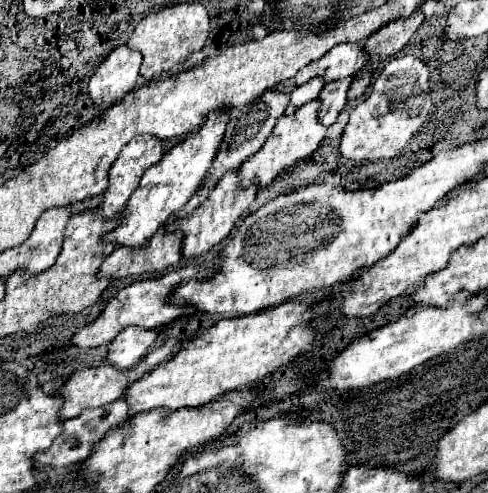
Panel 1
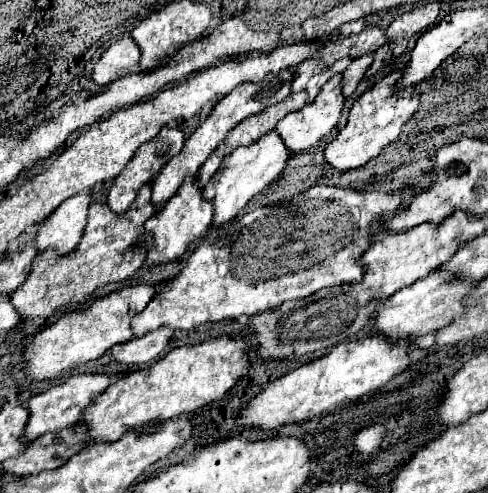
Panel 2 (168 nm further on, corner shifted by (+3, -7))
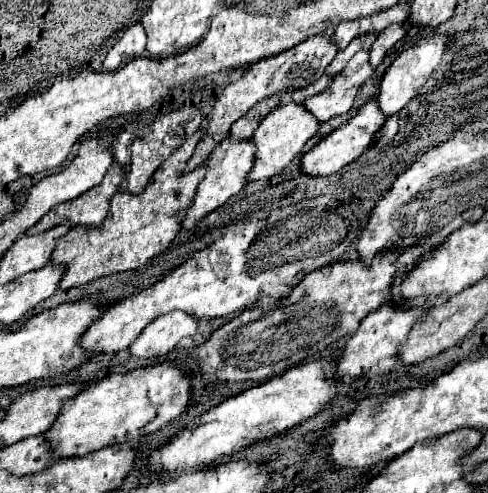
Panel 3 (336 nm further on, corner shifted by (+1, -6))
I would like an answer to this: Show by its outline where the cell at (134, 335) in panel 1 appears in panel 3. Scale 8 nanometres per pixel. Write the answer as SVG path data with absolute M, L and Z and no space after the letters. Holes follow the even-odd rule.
M185 311L167 313L145 327L139 339L129 347L133 357L161 357L167 355L183 337L193 337L197 319Z

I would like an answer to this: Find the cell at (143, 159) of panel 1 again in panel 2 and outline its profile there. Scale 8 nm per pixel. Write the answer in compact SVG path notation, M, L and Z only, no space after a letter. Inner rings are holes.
M165 126L165 128L161 128L161 132L153 140L141 144L139 150L133 154L133 158L129 160L129 164L123 168L121 176L117 176L117 180L113 182L113 186L109 190L107 206L111 208L111 212L125 214L125 210L133 204L139 188L145 186L153 176L157 176L161 164L165 164L167 160L171 160L173 156L177 156L177 152L183 148L183 140L185 140L185 136L183 136L181 128L177 128L177 126Z

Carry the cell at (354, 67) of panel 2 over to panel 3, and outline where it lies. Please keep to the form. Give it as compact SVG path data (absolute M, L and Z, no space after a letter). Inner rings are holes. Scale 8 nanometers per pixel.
M405 21L405 23L391 23L385 31L381 31L379 37L377 37L377 41L375 41L373 47L371 47L371 65L377 67L377 65L383 61L383 57L387 55L387 51L389 51L409 29L411 29L411 25Z

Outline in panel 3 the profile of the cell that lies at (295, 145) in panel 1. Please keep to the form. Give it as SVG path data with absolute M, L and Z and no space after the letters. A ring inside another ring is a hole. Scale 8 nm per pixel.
M369 49L359 51L351 57L347 67L339 71L329 87L325 91L311 95L311 99L305 99L305 107L321 121L329 121L335 115L343 115L351 109L353 99L359 91L359 87L375 73L375 69L369 63Z

